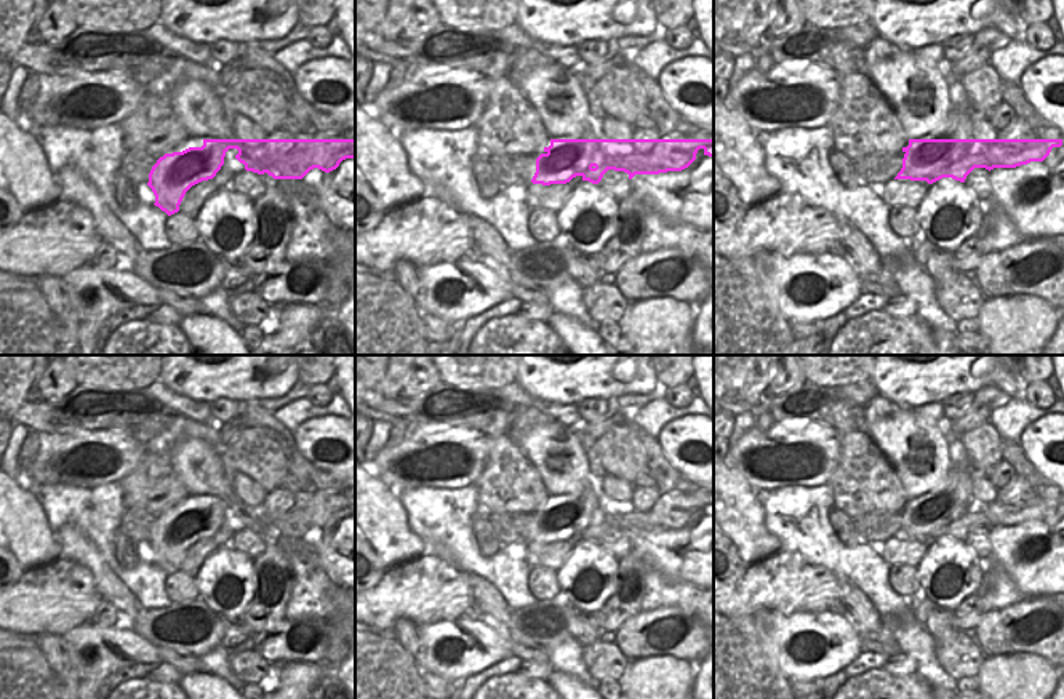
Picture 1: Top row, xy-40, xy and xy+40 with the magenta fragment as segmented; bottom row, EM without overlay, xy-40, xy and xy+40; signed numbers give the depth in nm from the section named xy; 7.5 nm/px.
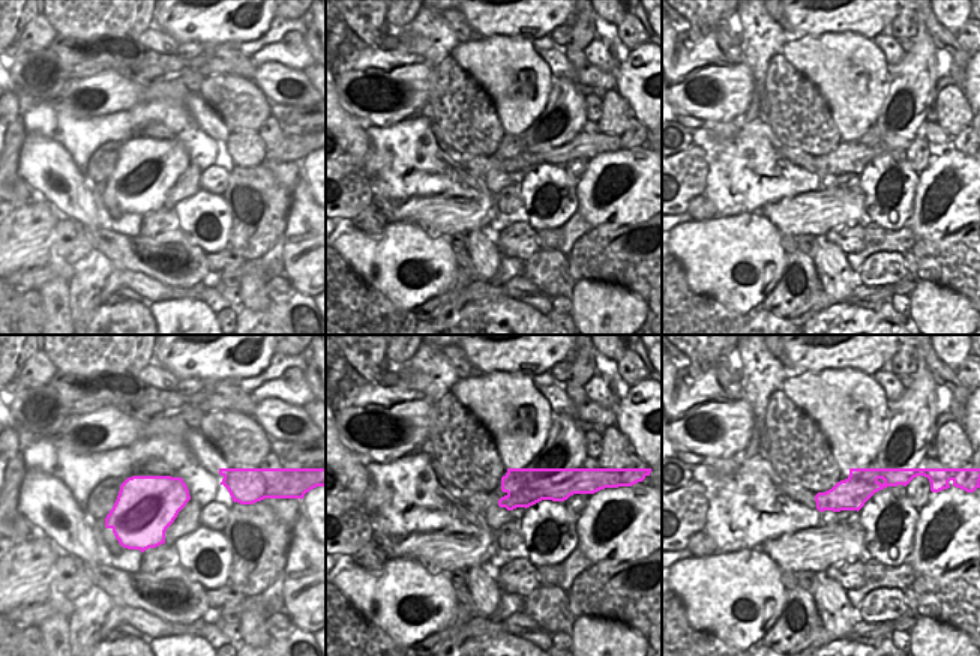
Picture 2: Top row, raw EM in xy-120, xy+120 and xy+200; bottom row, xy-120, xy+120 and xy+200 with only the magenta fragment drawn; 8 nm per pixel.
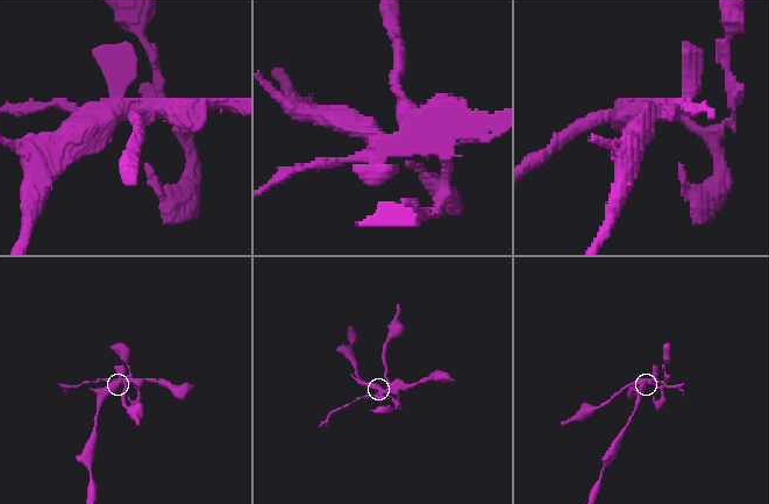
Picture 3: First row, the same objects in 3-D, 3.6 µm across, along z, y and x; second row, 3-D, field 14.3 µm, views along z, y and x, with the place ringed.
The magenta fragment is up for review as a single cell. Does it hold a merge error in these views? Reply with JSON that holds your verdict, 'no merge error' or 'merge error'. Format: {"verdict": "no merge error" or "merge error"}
{"verdict": "merge error"}

